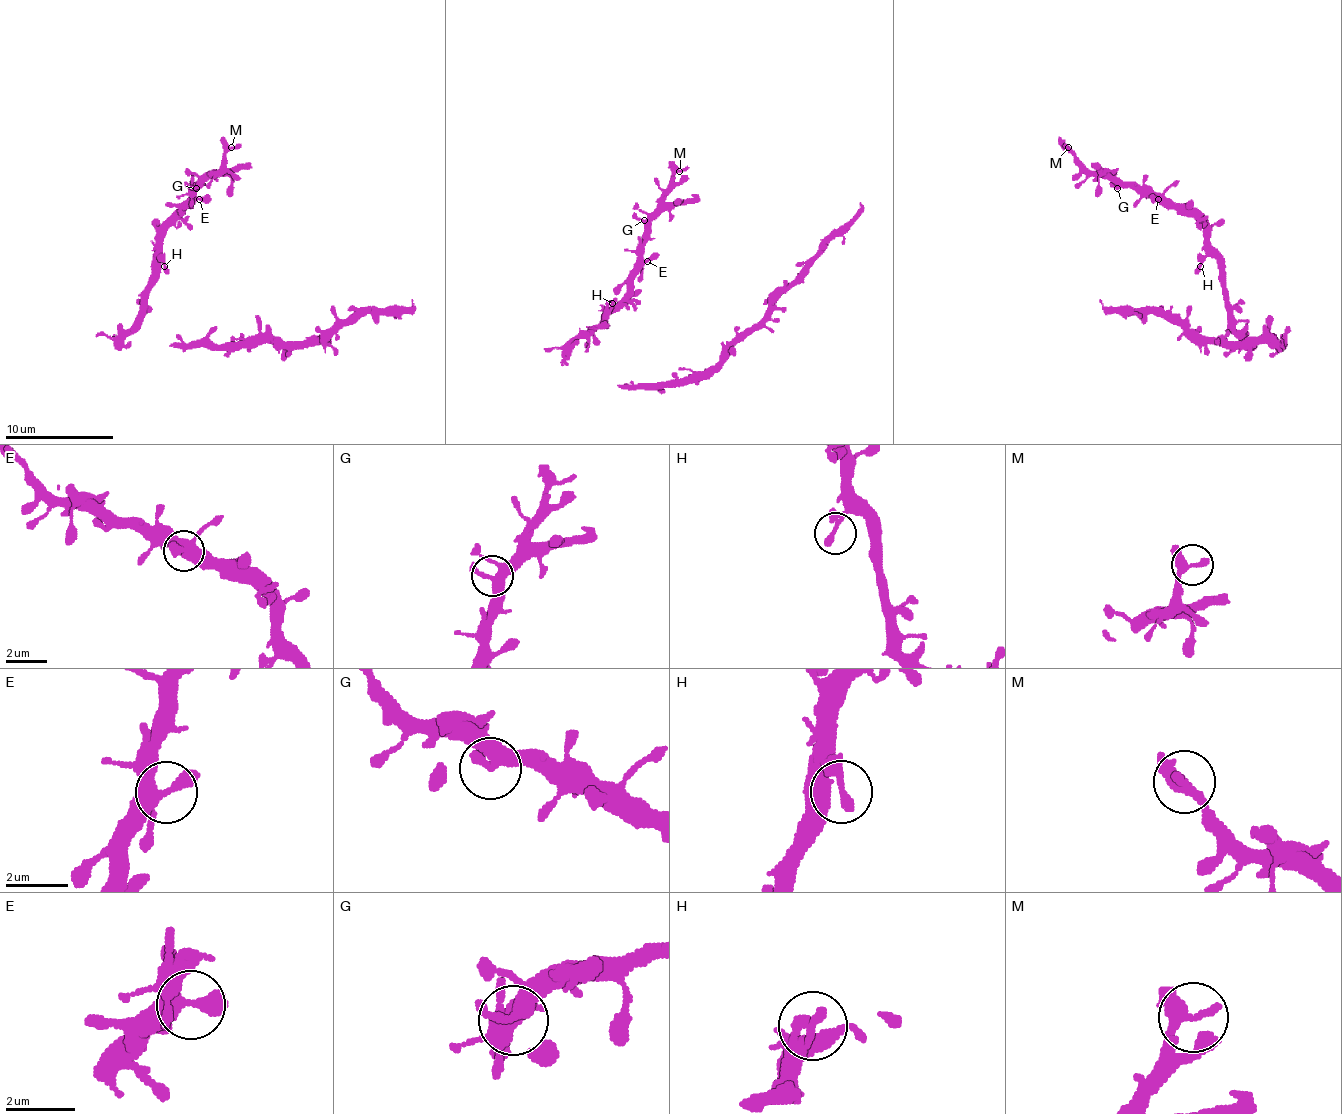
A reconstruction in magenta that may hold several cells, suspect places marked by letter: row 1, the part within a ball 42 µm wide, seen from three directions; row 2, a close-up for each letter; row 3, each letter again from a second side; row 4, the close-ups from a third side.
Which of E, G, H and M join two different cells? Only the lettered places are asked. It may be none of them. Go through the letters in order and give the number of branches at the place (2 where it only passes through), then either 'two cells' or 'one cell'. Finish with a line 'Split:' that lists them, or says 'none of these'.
E: 3 | one cell
G: 3 | one cell
H: 1 | one cell
M: 2 | one cell
Split: none of these

